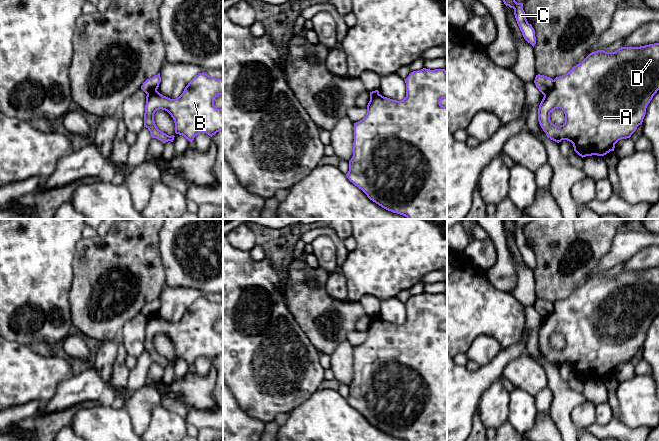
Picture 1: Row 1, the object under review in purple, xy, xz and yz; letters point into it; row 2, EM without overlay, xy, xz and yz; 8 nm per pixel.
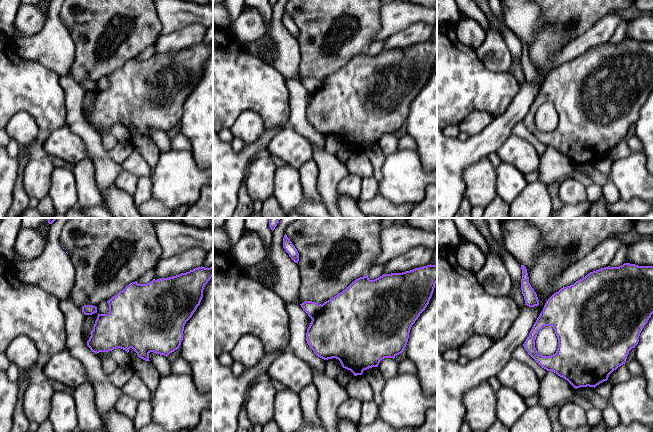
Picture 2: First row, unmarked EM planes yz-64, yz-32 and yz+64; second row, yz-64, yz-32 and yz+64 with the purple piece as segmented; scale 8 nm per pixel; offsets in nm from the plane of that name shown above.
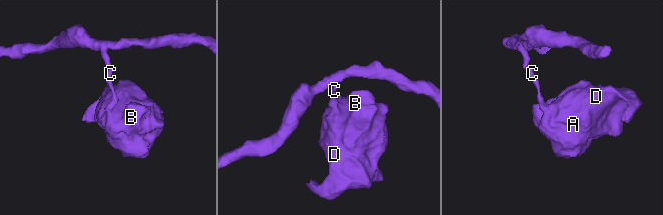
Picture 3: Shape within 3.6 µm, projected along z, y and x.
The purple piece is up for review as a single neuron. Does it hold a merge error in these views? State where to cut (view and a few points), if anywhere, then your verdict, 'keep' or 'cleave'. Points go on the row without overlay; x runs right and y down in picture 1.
cut in yz along (554, 304), (554, 309), (544, 319); cleave

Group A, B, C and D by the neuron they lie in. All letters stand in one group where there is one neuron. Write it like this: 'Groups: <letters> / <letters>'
Groups: A B D / C

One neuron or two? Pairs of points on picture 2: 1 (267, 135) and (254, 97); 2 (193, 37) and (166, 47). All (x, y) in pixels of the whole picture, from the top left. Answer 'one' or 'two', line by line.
1: two
2: one

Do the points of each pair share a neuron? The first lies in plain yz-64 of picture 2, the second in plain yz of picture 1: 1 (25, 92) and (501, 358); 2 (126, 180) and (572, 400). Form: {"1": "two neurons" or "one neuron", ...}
{"1": "two neurons", "2": "two neurons"}

